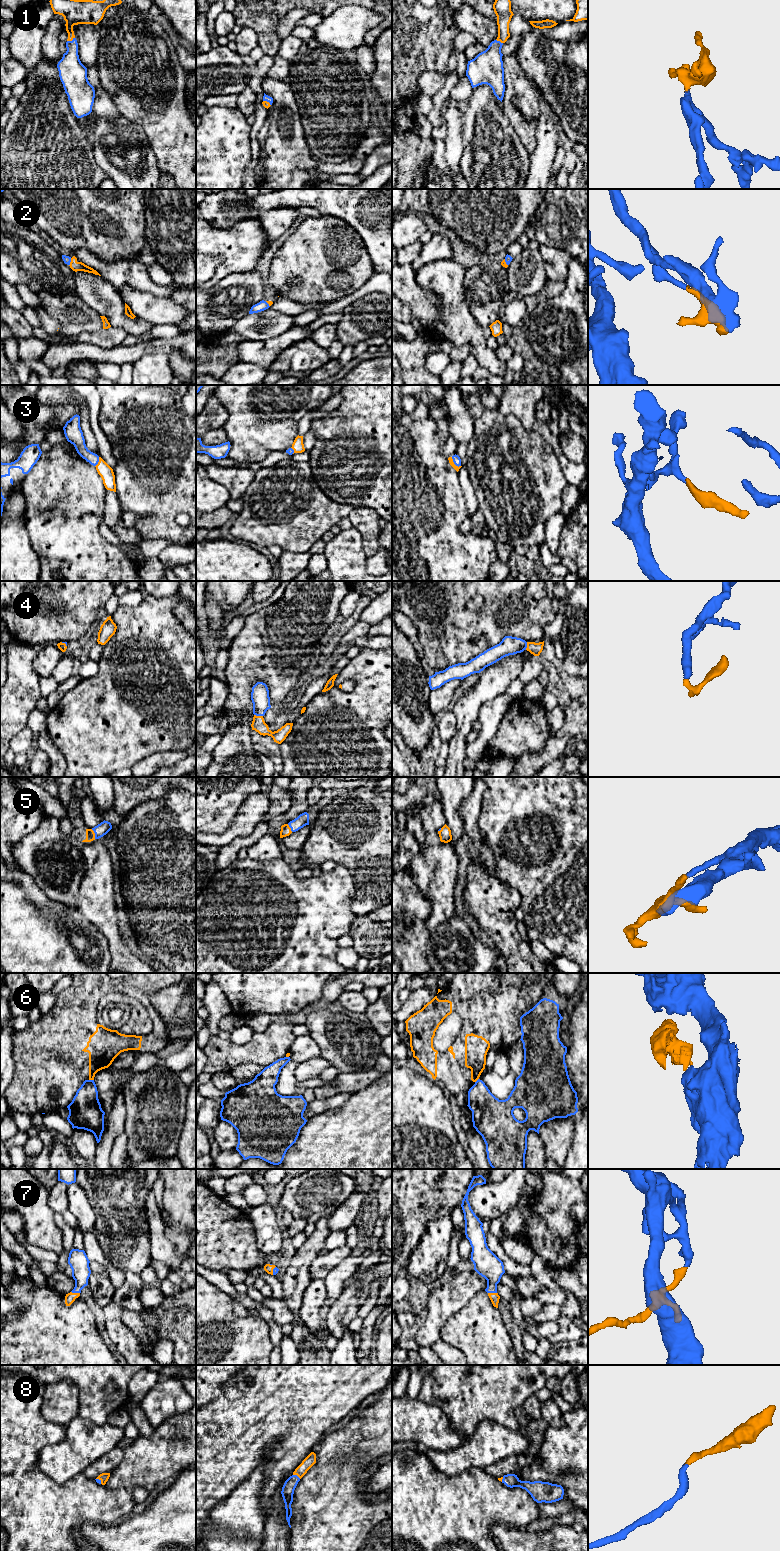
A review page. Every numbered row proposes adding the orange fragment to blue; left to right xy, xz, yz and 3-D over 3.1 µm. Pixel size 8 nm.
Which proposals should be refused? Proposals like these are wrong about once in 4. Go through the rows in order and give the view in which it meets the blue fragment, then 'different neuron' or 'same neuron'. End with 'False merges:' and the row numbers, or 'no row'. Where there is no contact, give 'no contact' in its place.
1: xy | same neuron
2: xy | same neuron
3: yz | same neuron
4: xz | same neuron
5: xy | same neuron
6: xy | different neuron
7: xy | same neuron
8: xz | same neuron
False merges: 6

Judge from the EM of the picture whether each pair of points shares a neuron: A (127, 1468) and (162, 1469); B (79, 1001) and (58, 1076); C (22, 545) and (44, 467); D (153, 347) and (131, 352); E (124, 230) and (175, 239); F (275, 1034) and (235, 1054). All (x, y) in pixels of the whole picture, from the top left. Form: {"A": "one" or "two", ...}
{"A": "one", "B": "one", "C": "two", "D": "one", "E": "two", "F": "one"}

